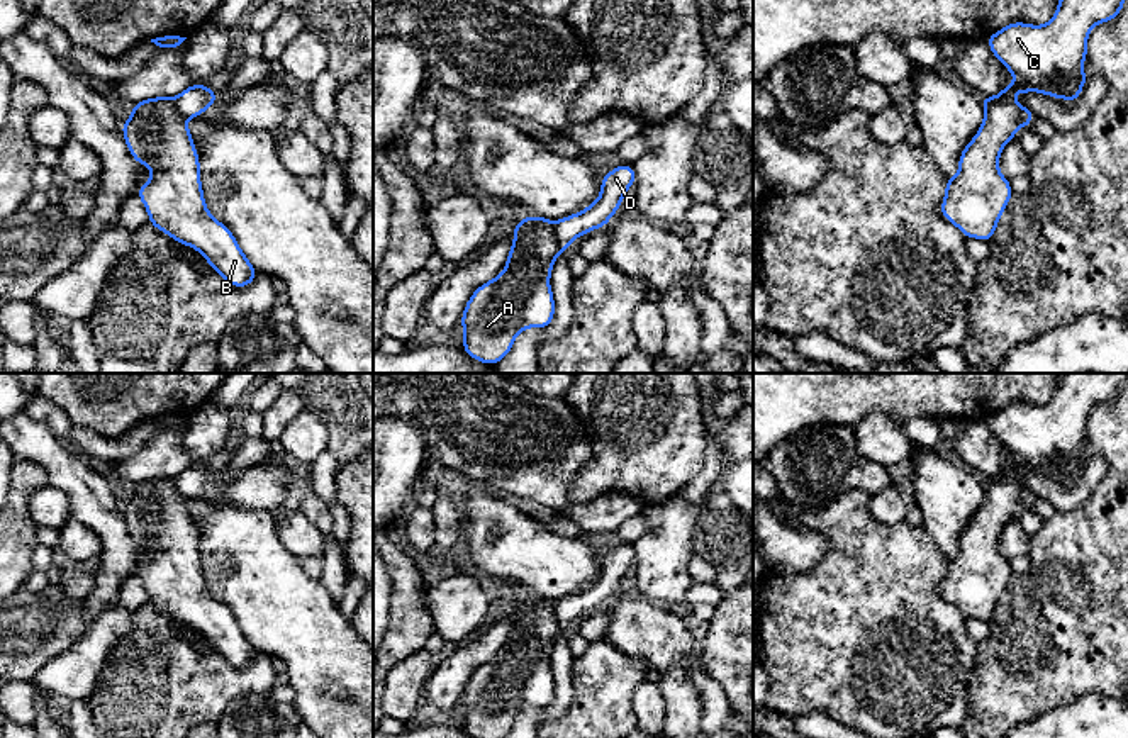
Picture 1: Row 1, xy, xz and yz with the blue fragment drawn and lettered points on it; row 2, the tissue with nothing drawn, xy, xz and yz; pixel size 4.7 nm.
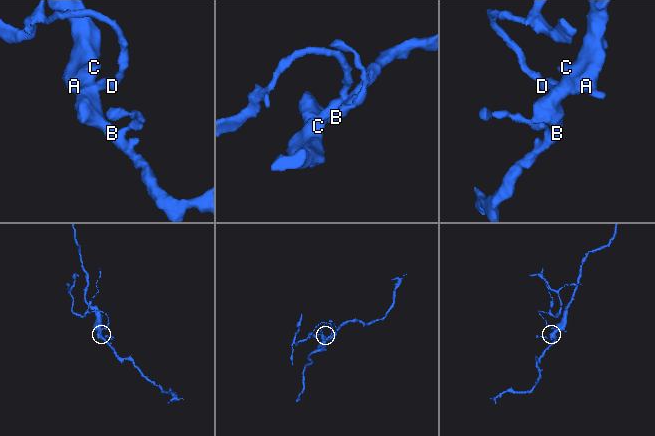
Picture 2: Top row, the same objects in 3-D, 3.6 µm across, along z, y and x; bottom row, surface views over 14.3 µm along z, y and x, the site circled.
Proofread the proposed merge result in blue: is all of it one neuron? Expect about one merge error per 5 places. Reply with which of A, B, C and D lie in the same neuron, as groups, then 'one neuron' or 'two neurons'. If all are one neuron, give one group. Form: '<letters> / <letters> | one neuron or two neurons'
A B C / D | two neurons

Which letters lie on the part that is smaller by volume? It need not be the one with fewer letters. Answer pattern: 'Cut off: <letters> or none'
Cut off: D

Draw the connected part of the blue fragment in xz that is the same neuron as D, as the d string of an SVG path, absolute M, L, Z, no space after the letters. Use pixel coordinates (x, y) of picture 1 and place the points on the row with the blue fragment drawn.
M626 163L602 175L599 198L582 212L555 222L560 253L565 254L573 239L607 226L609 219L617 212L626 190L634 185L634 180L634 168Z

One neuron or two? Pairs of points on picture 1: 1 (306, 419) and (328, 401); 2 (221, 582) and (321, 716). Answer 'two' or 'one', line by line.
1: two
2: one

